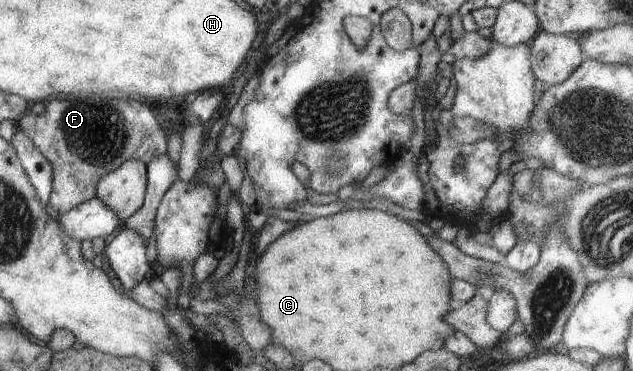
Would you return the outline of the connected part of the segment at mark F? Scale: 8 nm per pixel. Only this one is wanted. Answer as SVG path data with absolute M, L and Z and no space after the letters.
M99 95L80 97L52 97L44 102L45 111L42 114L33 112L23 114L17 122L17 129L28 134L51 162L53 177L50 200L47 205L54 215L61 215L79 204L92 200L96 197L96 185L103 179L105 174L115 171L127 160L141 160L145 165L162 156L167 151L167 137L161 129L155 115L149 111L147 103L139 103L133 99L102 98Z

